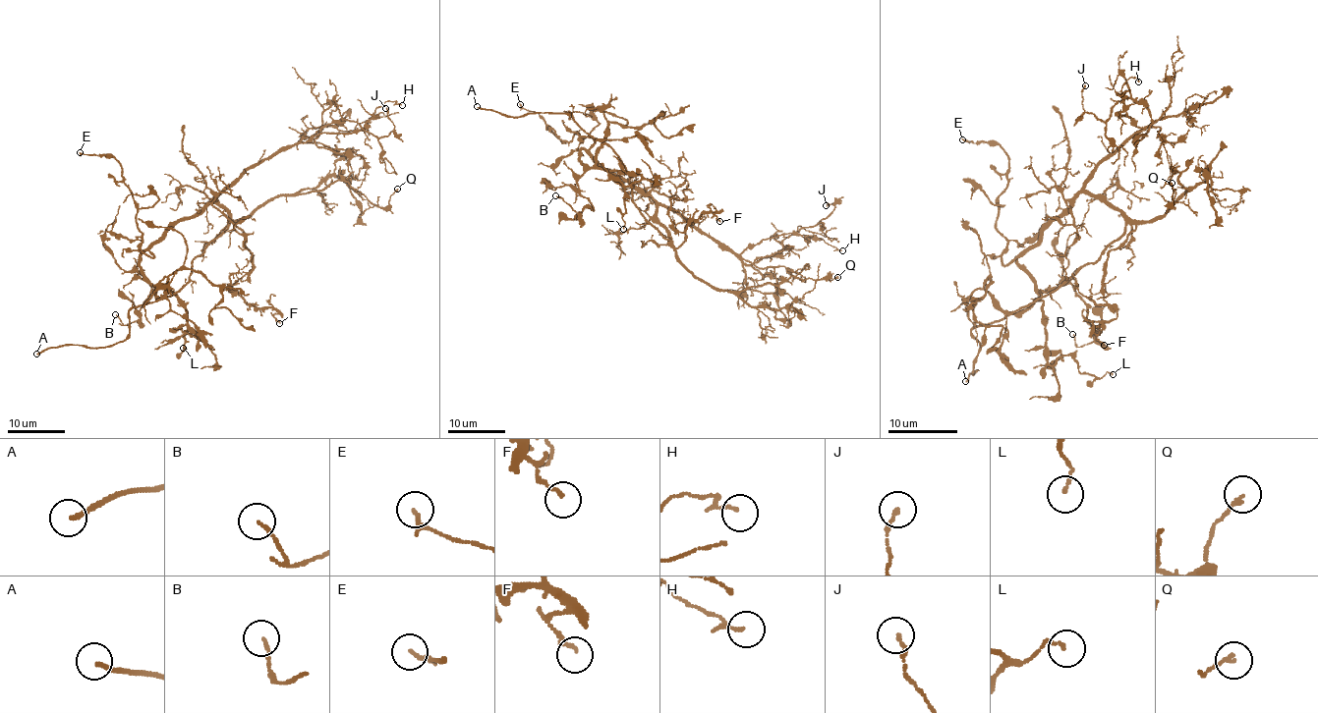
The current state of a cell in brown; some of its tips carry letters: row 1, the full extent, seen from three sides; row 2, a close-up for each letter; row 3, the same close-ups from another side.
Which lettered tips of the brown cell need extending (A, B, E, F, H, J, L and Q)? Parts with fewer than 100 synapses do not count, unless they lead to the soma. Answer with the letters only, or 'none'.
A

